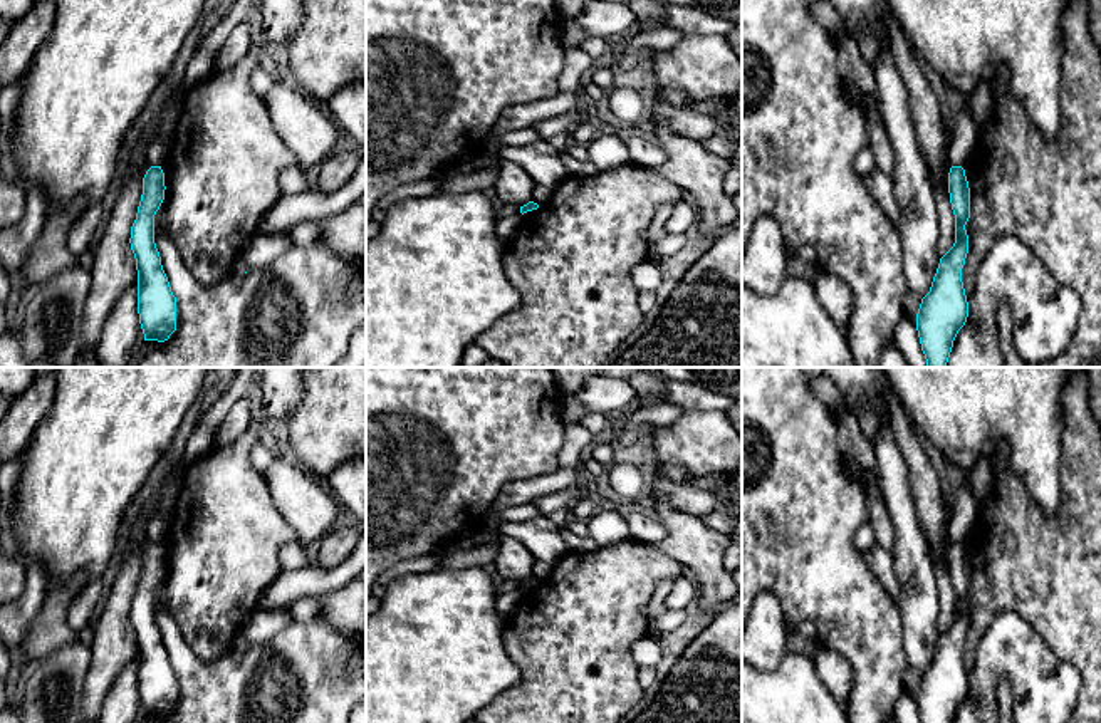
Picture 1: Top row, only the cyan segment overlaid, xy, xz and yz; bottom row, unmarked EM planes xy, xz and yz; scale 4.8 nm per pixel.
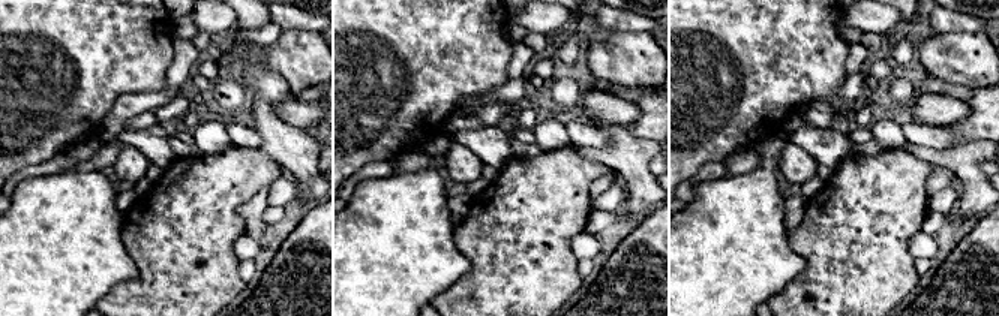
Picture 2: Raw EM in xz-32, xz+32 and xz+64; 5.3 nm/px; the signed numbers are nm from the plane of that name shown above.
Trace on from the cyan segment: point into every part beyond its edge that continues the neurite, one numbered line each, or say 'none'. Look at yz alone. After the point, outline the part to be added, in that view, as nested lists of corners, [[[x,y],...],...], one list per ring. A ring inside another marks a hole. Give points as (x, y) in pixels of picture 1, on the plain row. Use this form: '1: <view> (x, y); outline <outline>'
1: yz (962, 520); outline [[[965,478],[953,495],[953,513],[947,527],[950,542],[965,544],[975,525],[977,513],[978,507],[973,498],[972,485]]]

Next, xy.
1: xy (153, 525); outline [[[181,458],[180,463],[173,465],[166,471],[166,475],[164,475],[156,495],[154,495],[154,508],[144,518],[144,530],[143,530],[143,533],[148,537],[149,542],[161,542],[161,538],[163,538],[164,525],[163,525],[163,520],[159,517],[159,503],[168,490],[181,486],[181,480],[183,480],[181,468],[183,466],[185,466],[185,463]]]

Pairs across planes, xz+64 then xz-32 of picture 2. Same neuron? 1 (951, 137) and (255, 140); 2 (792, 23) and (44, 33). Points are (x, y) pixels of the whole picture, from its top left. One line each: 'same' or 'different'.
1: same
2: same

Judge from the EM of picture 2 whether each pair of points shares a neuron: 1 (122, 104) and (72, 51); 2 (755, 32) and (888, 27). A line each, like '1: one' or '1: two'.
1: two
2: two

